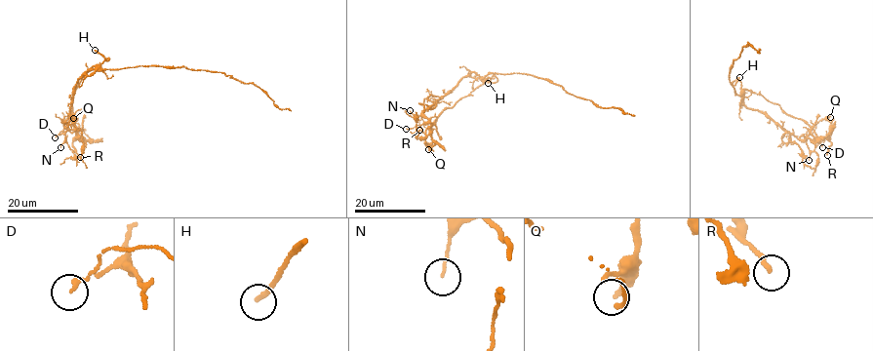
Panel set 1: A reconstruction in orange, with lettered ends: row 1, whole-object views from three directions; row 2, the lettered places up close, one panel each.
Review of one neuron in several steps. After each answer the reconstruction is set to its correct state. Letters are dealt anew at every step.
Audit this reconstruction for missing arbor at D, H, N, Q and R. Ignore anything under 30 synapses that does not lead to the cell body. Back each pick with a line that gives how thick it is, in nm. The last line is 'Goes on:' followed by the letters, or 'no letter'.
H: 190 nm
Goes on: H

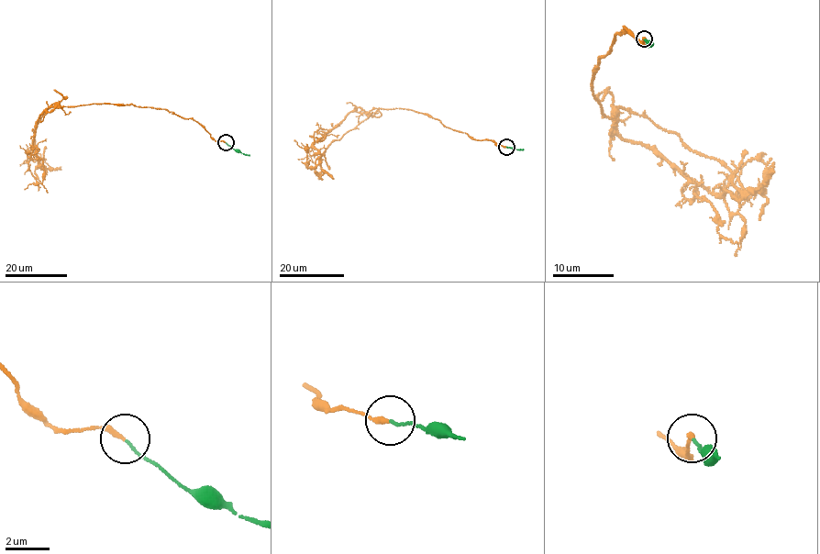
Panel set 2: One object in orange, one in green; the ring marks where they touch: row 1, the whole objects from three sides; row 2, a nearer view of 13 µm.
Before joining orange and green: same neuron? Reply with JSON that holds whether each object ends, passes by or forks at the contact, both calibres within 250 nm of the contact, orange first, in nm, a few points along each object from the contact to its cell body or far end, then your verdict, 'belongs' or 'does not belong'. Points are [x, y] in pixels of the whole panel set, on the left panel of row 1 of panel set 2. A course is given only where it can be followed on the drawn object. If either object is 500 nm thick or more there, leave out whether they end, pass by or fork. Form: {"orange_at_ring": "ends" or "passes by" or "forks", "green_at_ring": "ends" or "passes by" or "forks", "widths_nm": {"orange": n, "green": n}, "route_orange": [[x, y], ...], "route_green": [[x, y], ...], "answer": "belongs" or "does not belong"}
{"orange_at_ring": "ends", "green_at_ring": "ends", "widths_nm": {"orange": 240, "green": 100}, "route_orange": [[226, 142], [165, 109], [56, 103], [35, 131], [40, 167], [45, 146]], "route_green": [[226, 143], [249, 156]], "answer": "belongs"}

